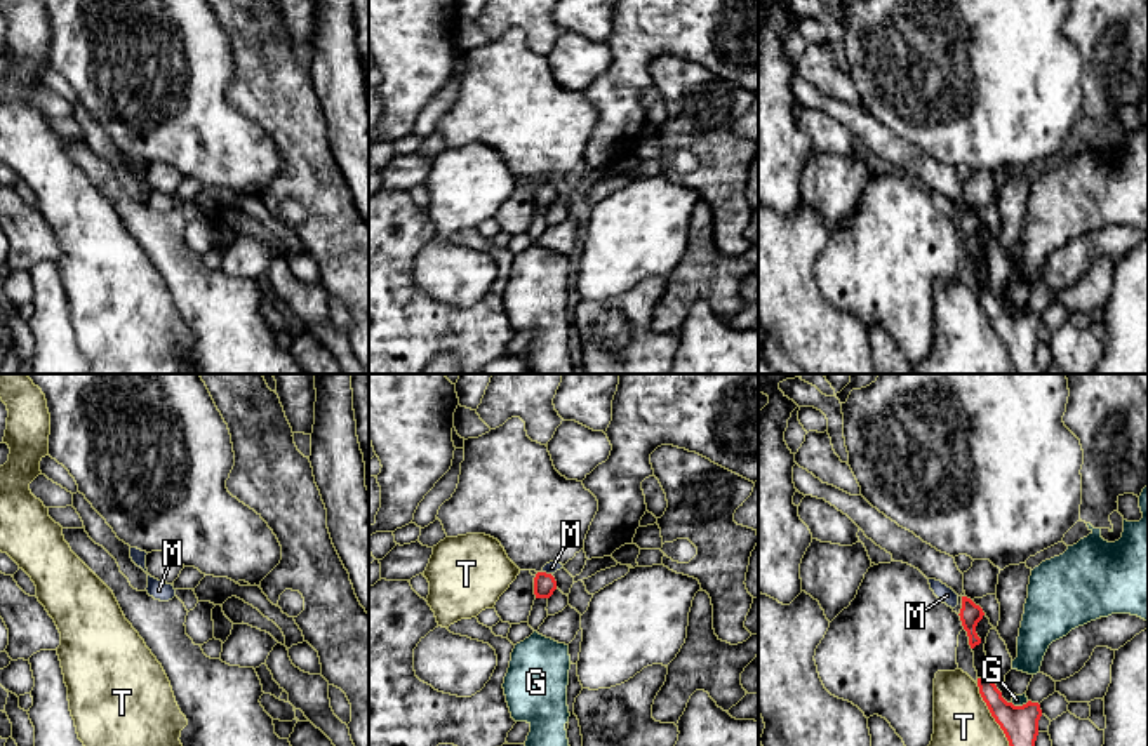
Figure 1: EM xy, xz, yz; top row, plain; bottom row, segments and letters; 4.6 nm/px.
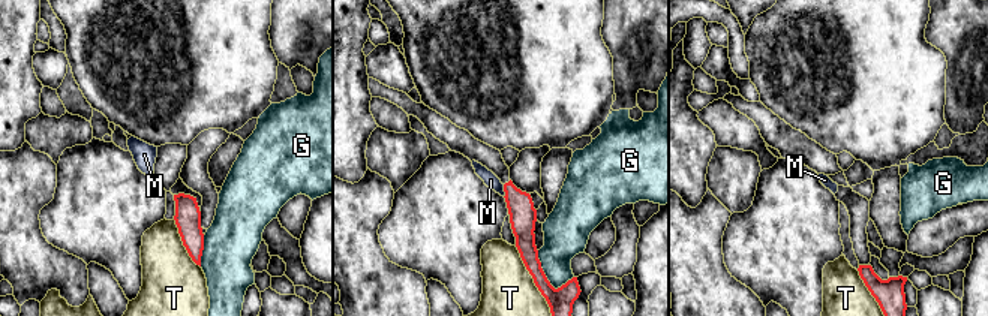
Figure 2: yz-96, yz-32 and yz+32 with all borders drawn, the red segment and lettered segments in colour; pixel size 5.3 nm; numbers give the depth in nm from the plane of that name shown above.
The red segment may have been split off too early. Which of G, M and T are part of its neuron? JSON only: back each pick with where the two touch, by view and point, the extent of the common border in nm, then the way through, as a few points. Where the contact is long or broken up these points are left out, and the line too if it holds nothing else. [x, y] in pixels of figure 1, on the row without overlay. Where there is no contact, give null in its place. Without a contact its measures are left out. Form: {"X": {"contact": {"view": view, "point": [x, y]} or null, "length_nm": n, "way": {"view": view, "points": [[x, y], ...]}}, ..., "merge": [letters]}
{"merge": []}

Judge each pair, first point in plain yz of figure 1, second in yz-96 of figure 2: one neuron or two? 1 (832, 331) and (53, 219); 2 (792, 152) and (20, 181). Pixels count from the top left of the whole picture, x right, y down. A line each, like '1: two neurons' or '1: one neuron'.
1: two neurons
2: two neurons

